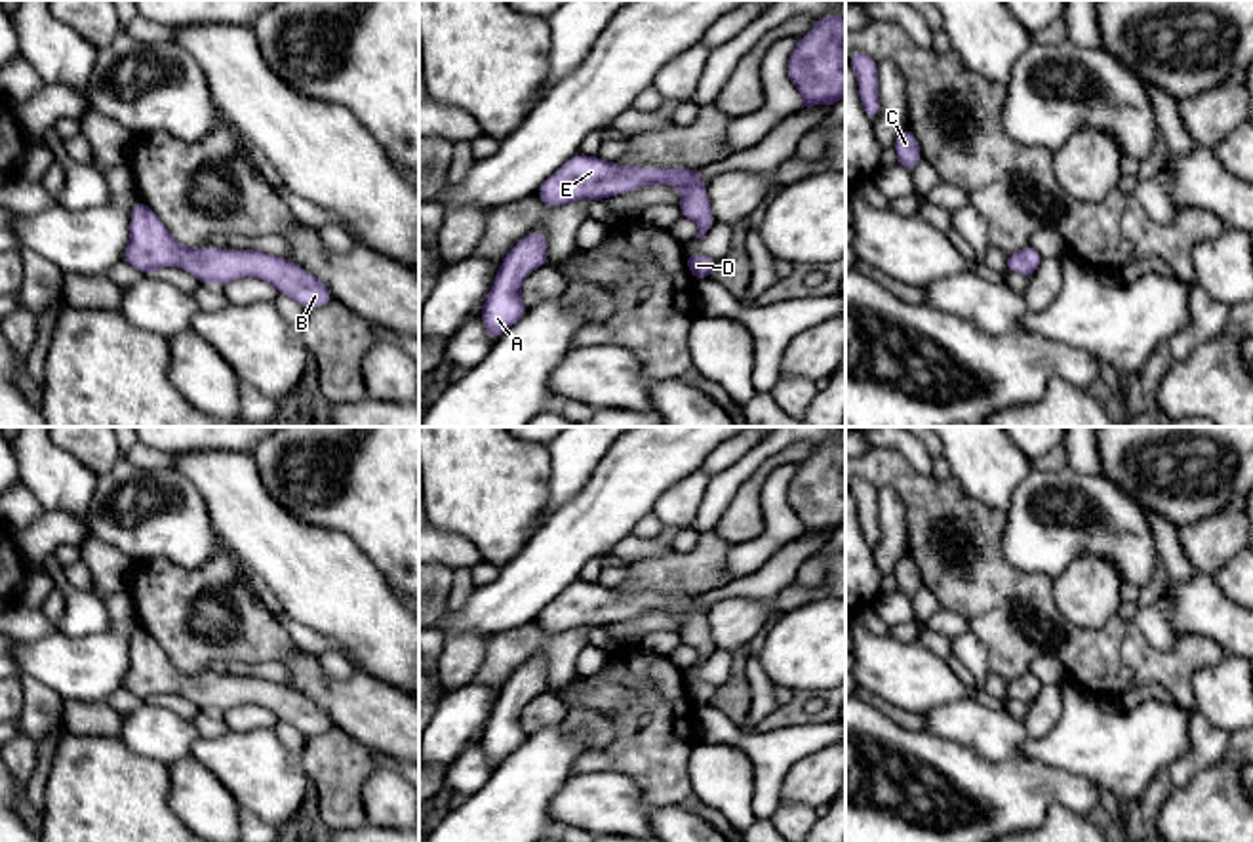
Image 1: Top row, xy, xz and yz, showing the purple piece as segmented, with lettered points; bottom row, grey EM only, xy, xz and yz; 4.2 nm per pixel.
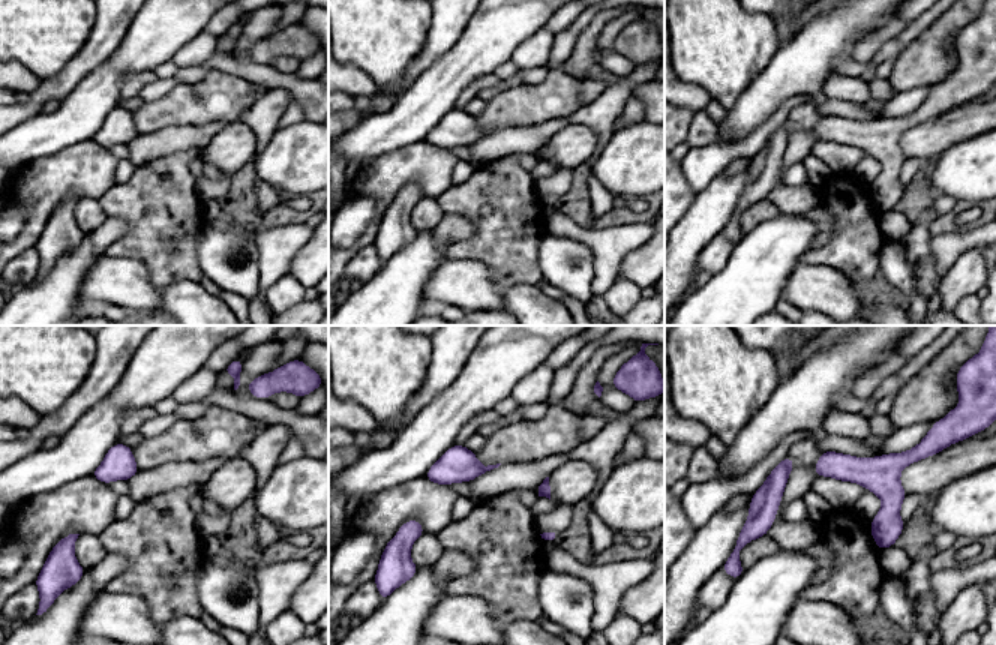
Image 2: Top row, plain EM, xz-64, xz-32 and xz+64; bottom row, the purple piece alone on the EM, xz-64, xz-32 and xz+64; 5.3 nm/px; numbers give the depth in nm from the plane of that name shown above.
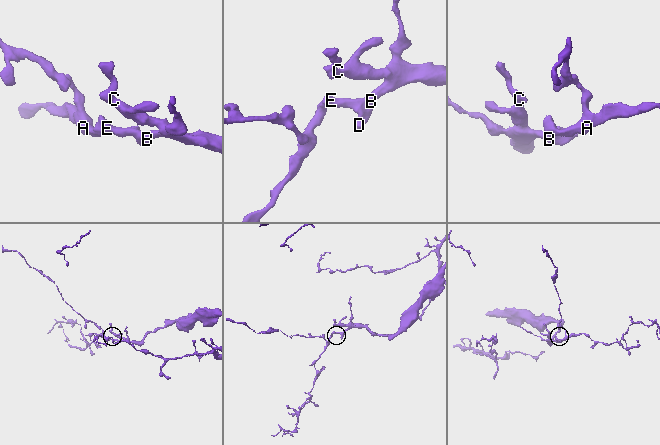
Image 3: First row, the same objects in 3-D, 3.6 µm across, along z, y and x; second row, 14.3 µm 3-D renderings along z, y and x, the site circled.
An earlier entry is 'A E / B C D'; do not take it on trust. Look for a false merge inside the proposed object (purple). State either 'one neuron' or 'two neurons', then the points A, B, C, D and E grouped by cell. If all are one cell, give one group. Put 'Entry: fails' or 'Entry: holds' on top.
Entry: fails
one neuron; groups A B C D E

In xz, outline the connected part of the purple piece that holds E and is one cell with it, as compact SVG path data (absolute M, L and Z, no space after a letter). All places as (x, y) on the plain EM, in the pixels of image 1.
M575 581L543 610L537 623L548 634L560 634L575 627L604 627L644 611L672 611L682 619L678 634L682 644L697 650L695 665L714 653L708 608L697 606L697 594L617 592L600 583Z

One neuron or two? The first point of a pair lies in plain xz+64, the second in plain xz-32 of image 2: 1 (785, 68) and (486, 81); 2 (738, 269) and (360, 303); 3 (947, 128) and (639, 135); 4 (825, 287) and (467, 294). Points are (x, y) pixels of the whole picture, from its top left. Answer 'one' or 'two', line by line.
1: two
2: one
3: two
4: one

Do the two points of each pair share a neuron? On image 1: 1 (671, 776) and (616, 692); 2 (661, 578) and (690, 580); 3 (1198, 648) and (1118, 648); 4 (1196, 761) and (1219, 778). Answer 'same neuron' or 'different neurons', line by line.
1: same neuron
2: same neuron
3: same neuron
4: different neurons

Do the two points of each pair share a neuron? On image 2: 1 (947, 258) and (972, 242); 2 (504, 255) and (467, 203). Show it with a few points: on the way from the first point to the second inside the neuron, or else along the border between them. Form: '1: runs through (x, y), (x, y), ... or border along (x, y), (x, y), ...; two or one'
1: runs through (953, 252), (966, 242); one
2: runs through (504, 240), (504, 234), (482, 212); one

